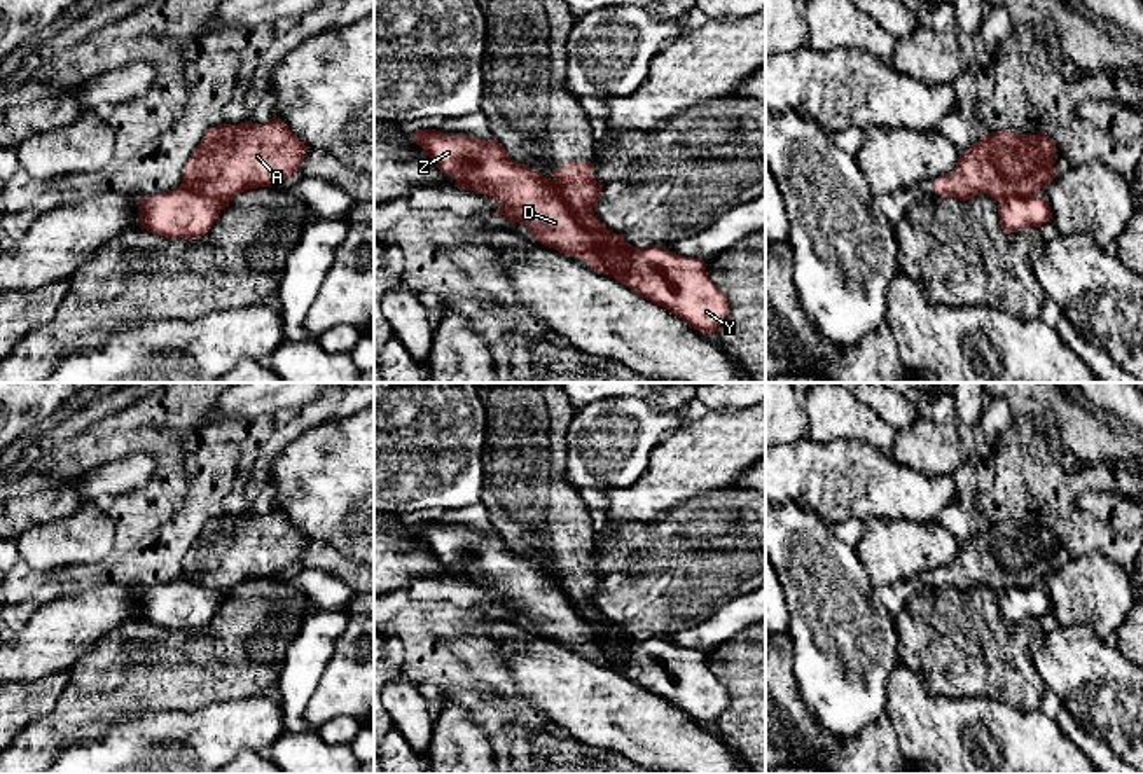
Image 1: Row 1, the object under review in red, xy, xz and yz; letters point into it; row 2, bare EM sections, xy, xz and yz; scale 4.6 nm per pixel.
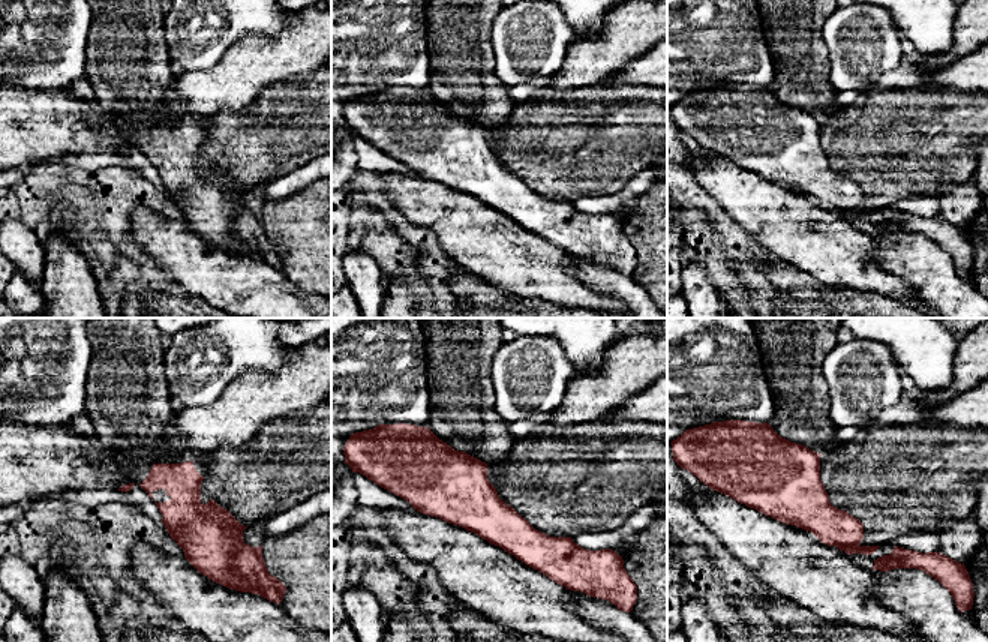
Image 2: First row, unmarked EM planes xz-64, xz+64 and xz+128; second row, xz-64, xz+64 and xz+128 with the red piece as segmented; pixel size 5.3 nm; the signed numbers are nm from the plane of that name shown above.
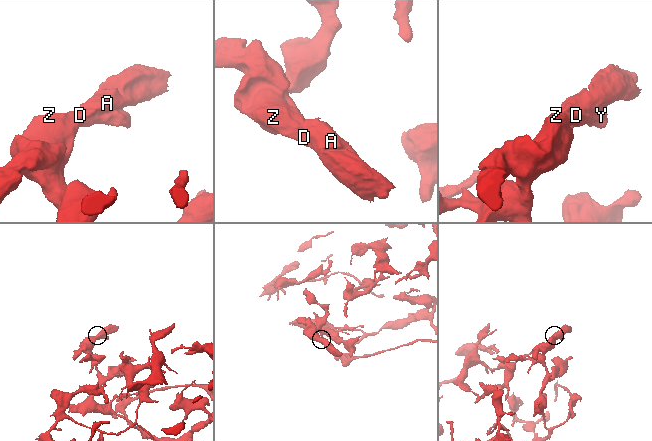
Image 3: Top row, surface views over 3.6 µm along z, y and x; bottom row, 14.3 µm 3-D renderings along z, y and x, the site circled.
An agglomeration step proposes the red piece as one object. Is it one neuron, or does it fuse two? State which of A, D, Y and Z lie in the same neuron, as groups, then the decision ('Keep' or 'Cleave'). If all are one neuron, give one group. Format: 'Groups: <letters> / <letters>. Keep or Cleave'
Groups: A / D Y Z. Cleave

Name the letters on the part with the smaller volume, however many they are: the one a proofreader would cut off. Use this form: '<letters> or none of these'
A

